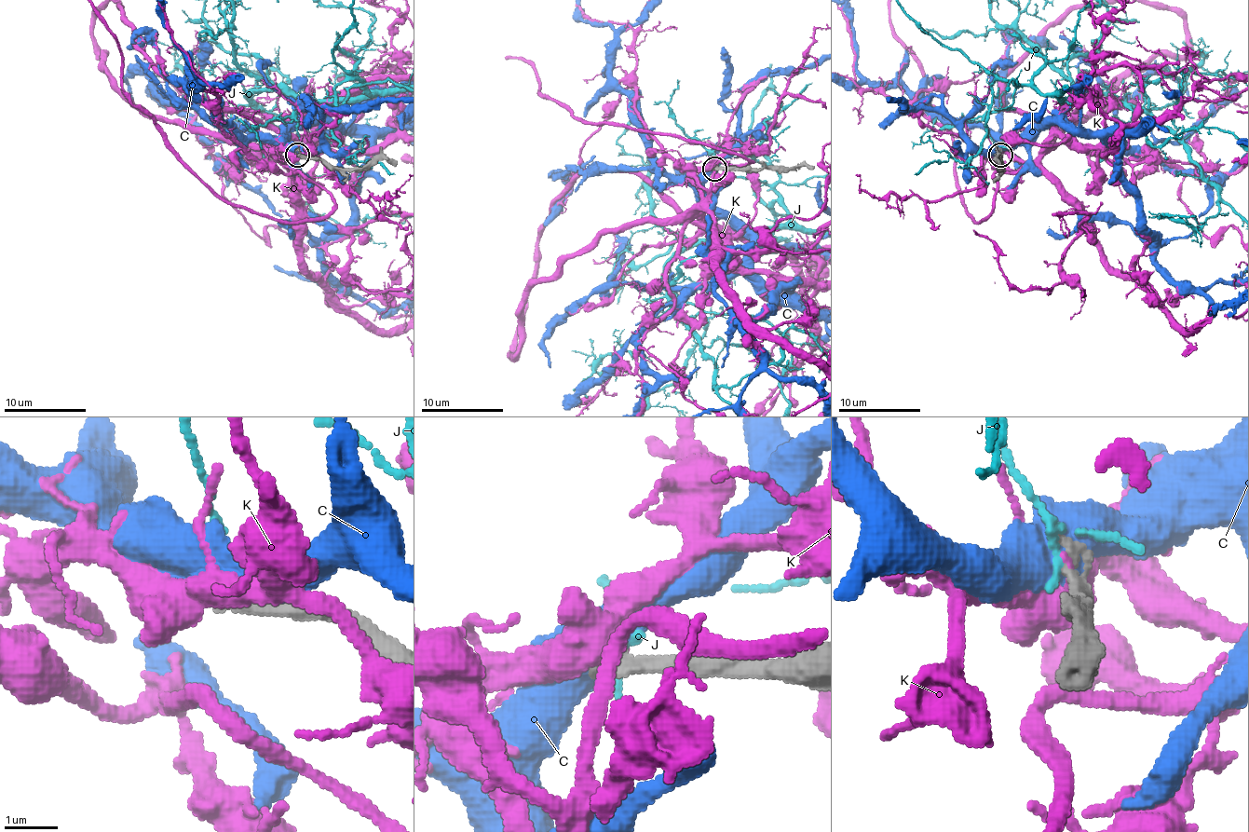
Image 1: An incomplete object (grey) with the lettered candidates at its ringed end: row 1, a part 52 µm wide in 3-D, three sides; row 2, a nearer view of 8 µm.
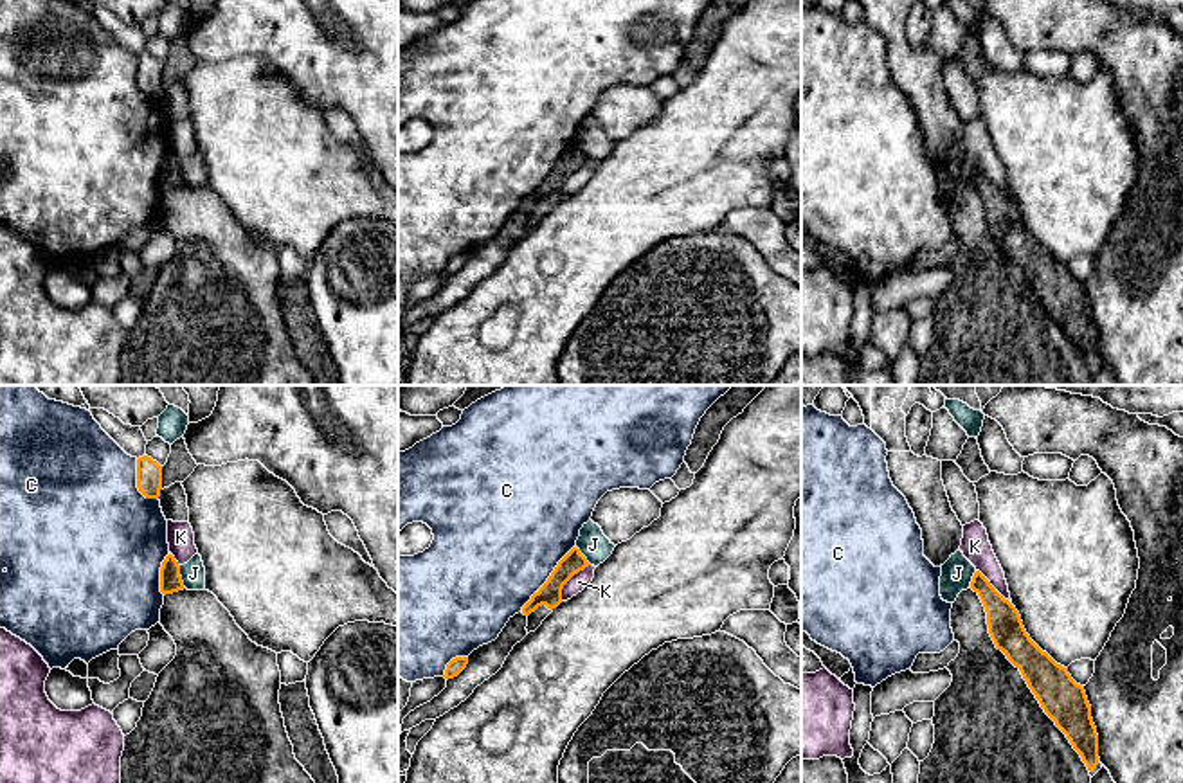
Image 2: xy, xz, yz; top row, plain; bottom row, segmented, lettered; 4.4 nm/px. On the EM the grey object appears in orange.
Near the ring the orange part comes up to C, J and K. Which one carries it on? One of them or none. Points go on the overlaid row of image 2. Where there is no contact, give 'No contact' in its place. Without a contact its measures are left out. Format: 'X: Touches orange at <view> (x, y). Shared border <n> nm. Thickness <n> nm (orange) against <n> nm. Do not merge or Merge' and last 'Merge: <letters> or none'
C: Touches orange at xz (548, 578). Shared border 380 nm. Thickness 110 nm (orange) against 500 nm. Do not merge
J: Touches orange at xy (180, 576). Shared border 110 nm. Thickness 100 nm (orange) against 110 nm. Do not merge
K: Touches orange at xz (569, 578). Shared border 220 nm. Thickness 110 nm (orange) against 80 nm. Do not merge
Merge: none

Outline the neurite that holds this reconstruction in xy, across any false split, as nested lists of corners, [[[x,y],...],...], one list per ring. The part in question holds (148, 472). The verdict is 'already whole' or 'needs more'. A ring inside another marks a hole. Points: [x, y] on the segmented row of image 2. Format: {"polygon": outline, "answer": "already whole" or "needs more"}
{"polygon": [[[148,455],[137,459],[137,488],[146,499],[160,497],[162,466]]], "answer": "already whole"}

